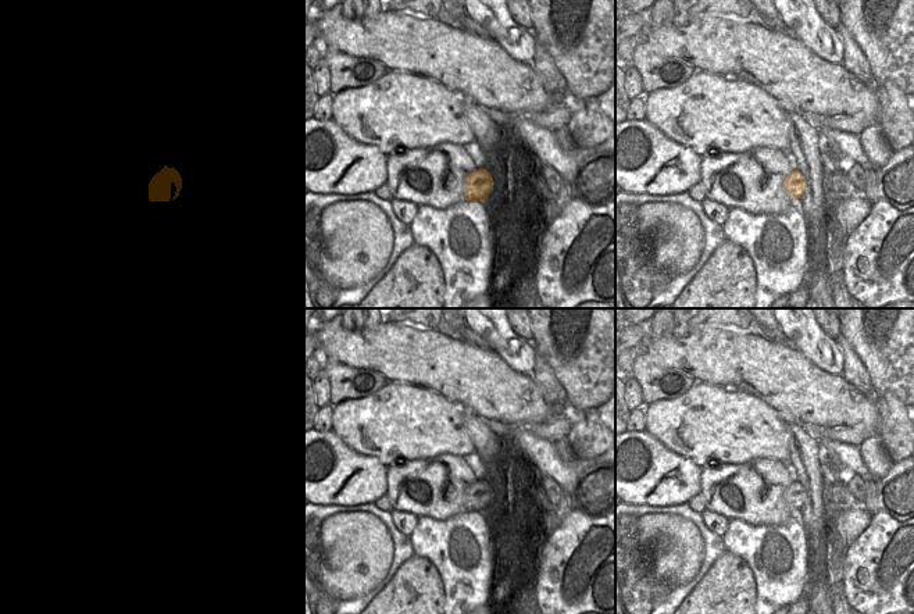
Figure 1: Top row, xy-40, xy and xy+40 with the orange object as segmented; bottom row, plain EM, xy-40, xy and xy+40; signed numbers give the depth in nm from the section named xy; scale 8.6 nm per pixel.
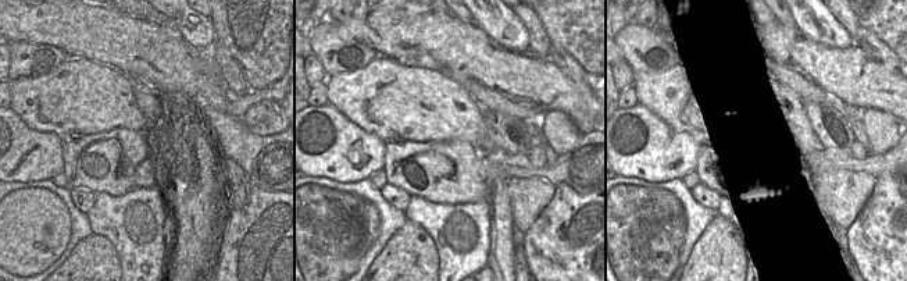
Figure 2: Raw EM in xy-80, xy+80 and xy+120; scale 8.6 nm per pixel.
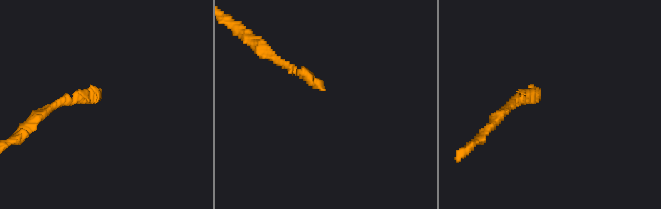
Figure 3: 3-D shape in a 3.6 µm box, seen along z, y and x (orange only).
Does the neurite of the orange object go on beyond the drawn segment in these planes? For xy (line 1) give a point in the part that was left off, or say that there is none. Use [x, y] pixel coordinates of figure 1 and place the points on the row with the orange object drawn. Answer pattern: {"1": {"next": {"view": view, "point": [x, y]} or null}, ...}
{"1": {"next": null}}

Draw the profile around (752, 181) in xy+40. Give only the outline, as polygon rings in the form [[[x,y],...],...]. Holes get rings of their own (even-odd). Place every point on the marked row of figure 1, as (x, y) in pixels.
[[[754,147],[749,153],[718,153],[700,161],[700,183],[706,199],[726,208],[743,208],[749,214],[783,214],[789,207],[800,208],[800,199],[792,199],[783,189],[785,178],[793,171],[786,151],[774,147]]]

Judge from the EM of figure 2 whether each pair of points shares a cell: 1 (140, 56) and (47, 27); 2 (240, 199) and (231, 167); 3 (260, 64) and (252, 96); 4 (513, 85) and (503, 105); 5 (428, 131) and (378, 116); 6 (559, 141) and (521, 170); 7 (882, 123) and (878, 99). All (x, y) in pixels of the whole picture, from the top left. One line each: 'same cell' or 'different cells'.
1: same cell
2: same cell
3: different cells
4: different cells
5: same cell
6: different cells
7: different cells

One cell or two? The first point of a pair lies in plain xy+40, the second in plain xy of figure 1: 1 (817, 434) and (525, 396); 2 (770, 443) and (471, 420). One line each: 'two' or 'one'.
1: two
2: two

